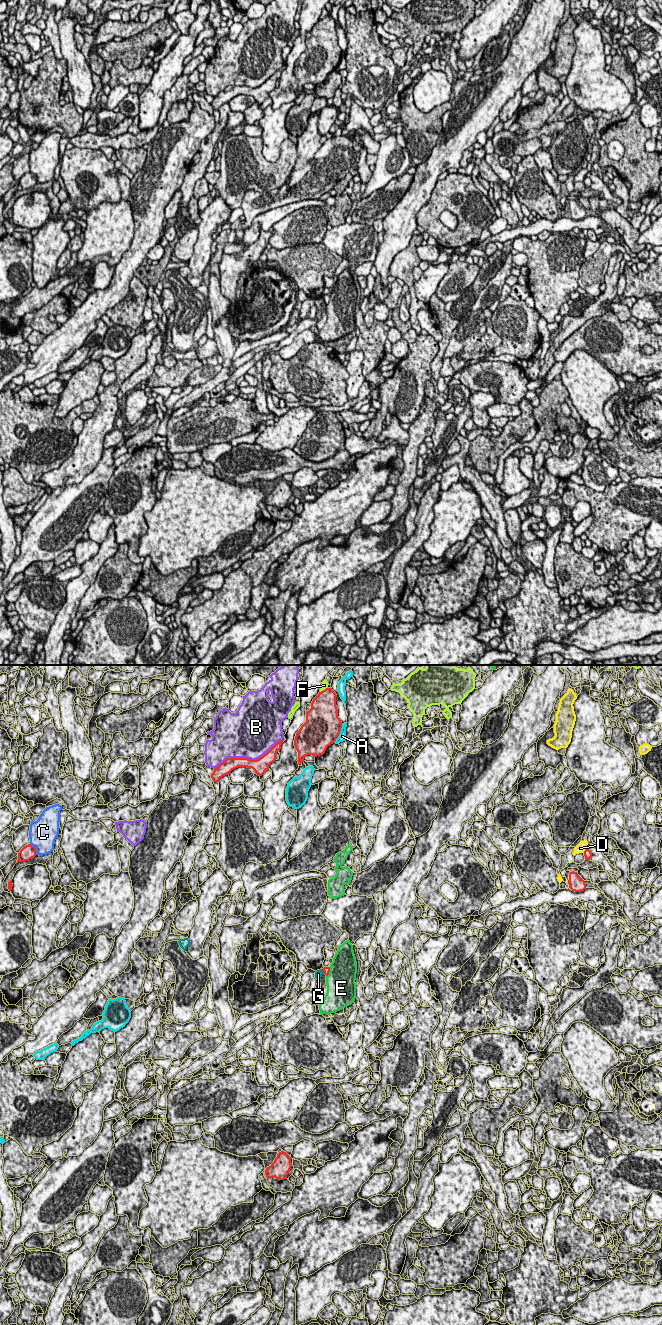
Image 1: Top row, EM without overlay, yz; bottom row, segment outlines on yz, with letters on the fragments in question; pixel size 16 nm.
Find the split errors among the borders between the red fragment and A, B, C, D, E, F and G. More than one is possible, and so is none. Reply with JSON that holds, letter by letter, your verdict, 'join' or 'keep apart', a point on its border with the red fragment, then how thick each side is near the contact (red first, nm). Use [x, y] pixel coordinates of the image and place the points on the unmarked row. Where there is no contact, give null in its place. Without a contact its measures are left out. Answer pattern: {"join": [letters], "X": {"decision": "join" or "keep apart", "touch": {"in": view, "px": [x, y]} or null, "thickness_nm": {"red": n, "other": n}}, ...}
{"join": [], "A": {"decision": "keep apart", "touch": {"in": "yz", "px": [339, 61]}, "thickness_nm": {"red": 500, "other": 130}}, "B": {"decision": "keep apart", "touch": {"in": "yz", "px": [248, 87]}, "thickness_nm": {"red": 240, "other": 480}}, "C": {"decision": "keep apart", "touch": {"in": "yz", "px": [35, 177]}, "thickness_nm": {"red": 240, "other": 420}}, "D": {"decision": "keep apart", "touch": {"in": "yz", "px": [584, 179]}, "thickness_nm": {"red": 130, "other": 160}}, "E": {"decision": "keep apart", "touch": {"in": "yz", "px": [329, 299]}, "thickness_nm": {"red": 100, "other": 460}}, "F": {"decision": "keep apart", "touch": {"in": "yz", "px": [323, 18]}, "thickness_nm": {"red": 380, "other": 100}}, "G": {"decision": "keep apart", "touch": {"in": "yz", "px": [323, 298]}, "thickness_nm": {"red": 100, "other": 130}}}

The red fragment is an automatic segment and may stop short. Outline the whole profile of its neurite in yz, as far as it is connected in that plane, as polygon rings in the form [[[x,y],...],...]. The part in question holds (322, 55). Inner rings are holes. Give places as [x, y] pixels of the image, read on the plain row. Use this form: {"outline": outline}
{"outline": [[[326,16],[319,20],[311,31],[311,37],[306,39],[306,50],[296,61],[294,68],[298,92],[304,90],[307,83],[323,83],[327,75],[338,66],[342,50],[338,45],[336,26],[332,16]]]}

